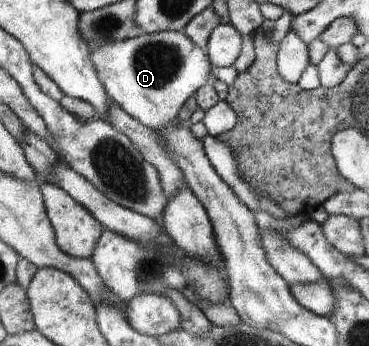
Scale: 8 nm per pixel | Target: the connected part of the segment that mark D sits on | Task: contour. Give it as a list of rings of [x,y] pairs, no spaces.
[[[164,31],[163,33],[144,34],[133,39],[106,43],[101,49],[90,50],[102,84],[117,105],[130,116],[139,120],[153,131],[165,129],[170,123],[177,123],[178,112],[186,100],[196,94],[206,83],[212,82],[213,64],[207,52],[198,46],[183,31]]]

